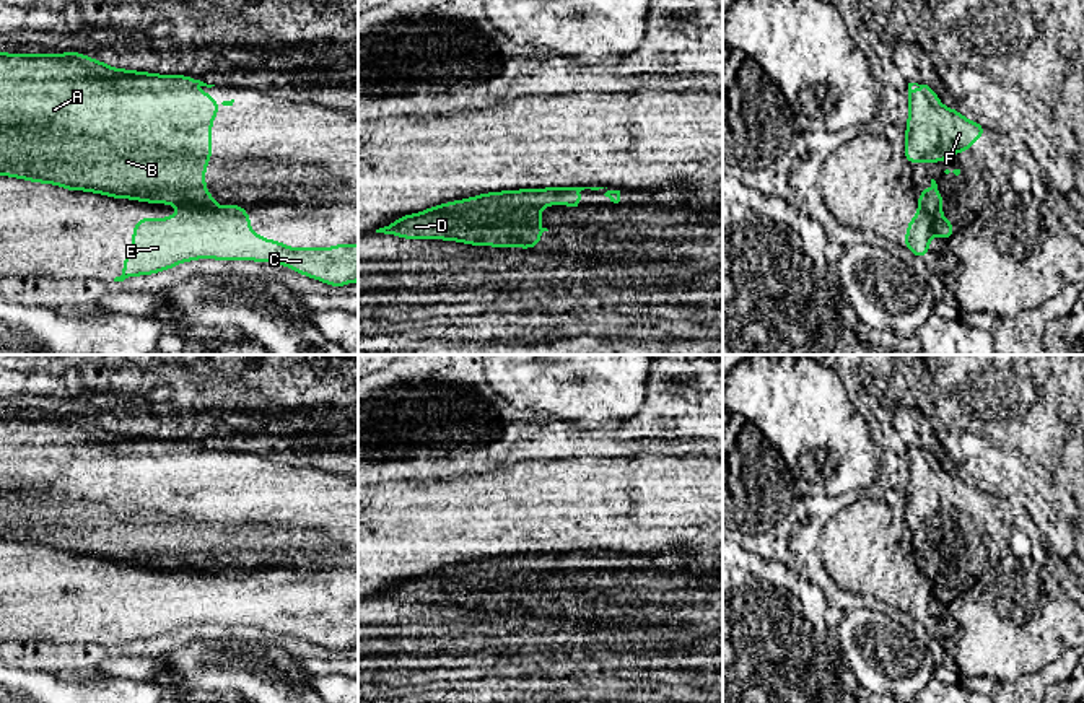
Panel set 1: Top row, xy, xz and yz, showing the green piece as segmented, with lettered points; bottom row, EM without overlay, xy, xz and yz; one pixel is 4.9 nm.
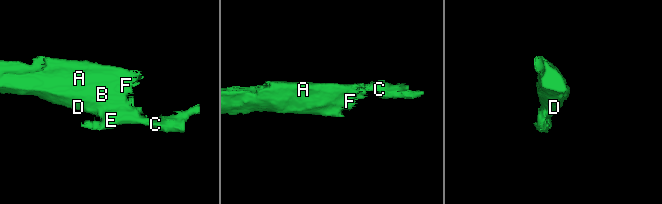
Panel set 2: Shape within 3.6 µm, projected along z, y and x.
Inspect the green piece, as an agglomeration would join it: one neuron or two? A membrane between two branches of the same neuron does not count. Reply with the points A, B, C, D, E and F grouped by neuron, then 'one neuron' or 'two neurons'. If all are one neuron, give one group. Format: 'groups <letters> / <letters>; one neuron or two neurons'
groups A B D F / C E; two neurons

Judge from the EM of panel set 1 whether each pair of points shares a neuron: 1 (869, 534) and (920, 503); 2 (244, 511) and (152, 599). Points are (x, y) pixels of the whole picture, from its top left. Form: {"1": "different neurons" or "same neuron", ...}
{"1": "different neurons", "2": "different neurons"}

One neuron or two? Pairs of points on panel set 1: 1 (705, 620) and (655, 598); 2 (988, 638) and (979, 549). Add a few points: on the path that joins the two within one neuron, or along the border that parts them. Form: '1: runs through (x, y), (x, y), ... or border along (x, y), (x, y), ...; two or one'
1: runs through (692, 607), (682, 598), (668, 598); one
2: border along (1006, 550), (956, 598); two

